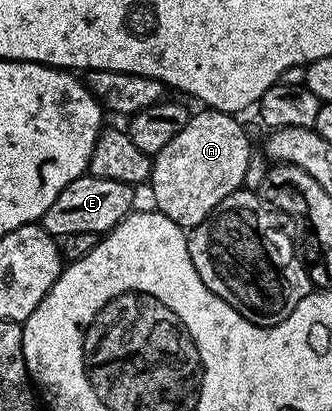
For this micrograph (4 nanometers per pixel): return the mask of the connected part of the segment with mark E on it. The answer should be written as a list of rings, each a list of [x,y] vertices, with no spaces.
[[[86,173],[80,179],[71,181],[71,185],[67,185],[67,189],[51,201],[47,213],[39,220],[40,226],[54,237],[75,233],[108,233],[134,210],[133,191],[134,188],[128,183],[100,179]]]

